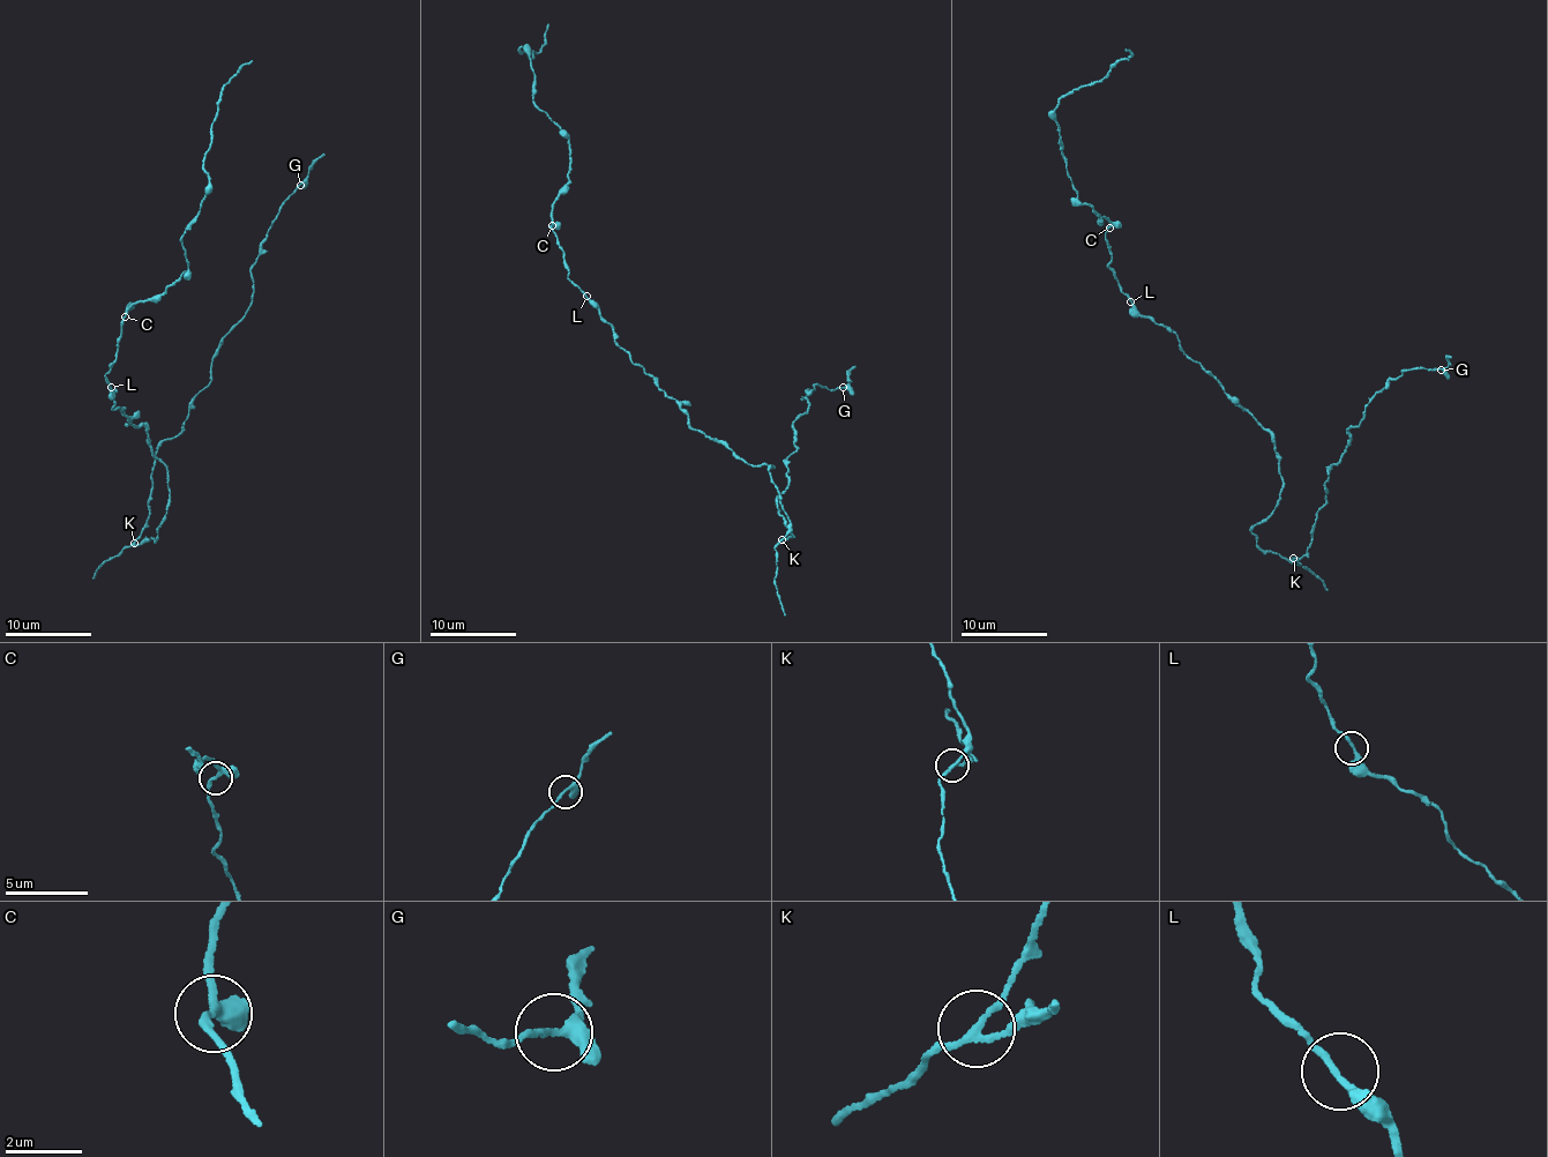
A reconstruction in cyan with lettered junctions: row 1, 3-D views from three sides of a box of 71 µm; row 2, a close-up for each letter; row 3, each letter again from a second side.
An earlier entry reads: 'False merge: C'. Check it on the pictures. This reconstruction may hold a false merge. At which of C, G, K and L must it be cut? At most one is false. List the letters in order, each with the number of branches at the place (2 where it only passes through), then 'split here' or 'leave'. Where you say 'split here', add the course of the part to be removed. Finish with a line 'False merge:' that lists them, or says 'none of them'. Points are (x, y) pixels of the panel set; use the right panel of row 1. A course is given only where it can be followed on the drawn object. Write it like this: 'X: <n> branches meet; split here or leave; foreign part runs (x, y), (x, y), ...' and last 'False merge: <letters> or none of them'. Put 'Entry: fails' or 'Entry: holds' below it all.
C: 3 branches meet; leave
G: 3 branches meet; leave
K: 3 branches meet; leave
L: 2 branches meet; leave
False merge: none of them
Entry: fails

